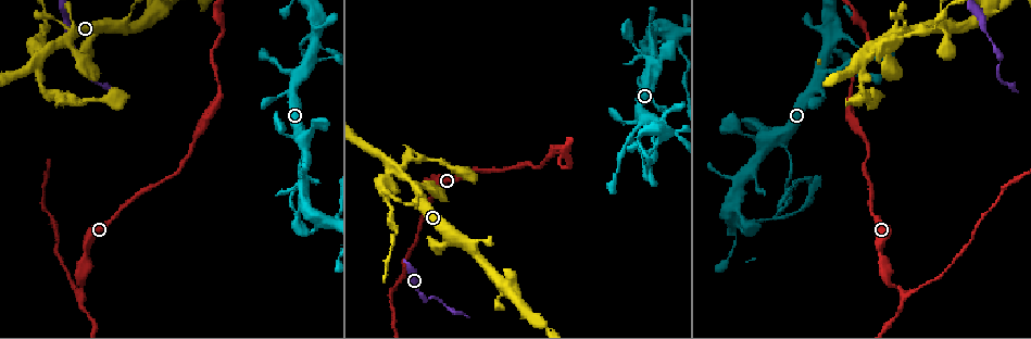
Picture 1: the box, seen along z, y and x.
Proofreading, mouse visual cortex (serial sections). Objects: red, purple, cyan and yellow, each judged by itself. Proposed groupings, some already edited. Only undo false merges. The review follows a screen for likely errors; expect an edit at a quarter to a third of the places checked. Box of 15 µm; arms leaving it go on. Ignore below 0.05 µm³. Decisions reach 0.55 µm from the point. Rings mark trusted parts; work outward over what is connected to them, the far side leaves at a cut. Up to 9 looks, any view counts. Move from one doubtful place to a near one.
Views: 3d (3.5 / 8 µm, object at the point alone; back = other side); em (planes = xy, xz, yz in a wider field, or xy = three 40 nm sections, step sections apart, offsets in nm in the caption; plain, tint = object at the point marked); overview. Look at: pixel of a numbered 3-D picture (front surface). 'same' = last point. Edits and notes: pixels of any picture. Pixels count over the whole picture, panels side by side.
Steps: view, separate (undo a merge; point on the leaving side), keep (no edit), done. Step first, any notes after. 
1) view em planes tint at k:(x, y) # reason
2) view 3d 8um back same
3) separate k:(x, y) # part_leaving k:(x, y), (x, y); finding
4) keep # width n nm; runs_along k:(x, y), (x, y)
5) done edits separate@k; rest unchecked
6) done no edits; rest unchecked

view 3d 3.5um at 1:(834, 69) # a fork

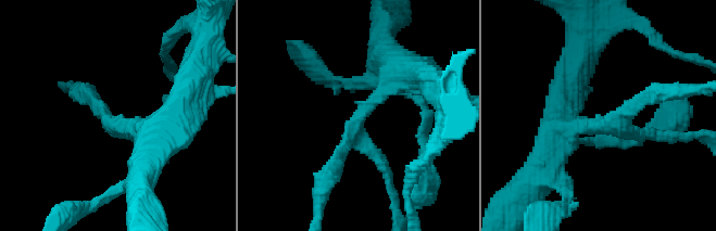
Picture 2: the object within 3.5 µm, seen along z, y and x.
view em planes tint at 2:(608, 124) # arms 3; arm_widths 150, 200, 350 nm; need the tissue

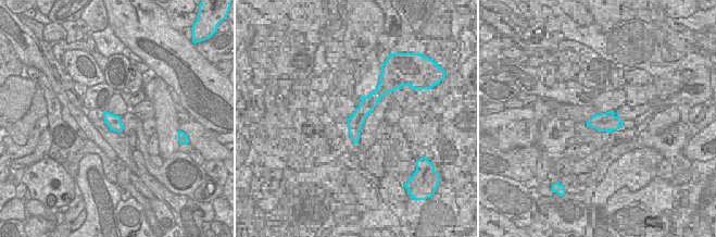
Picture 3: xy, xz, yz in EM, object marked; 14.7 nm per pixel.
view em xy step 2 tint same # another direction

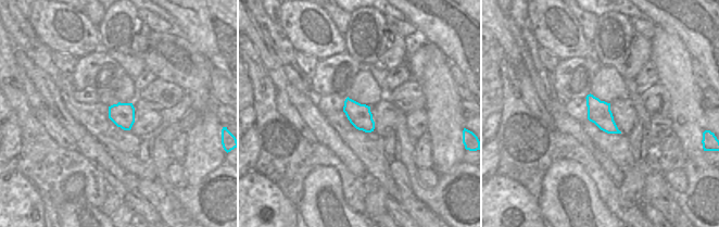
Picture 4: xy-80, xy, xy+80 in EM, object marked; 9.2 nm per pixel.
keep # runs_along 2:(402, 72), (365, 107), (325, 177); continuous, no second cell

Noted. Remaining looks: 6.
view 3d 3.5um at 1:(300, 161) # calibre changes

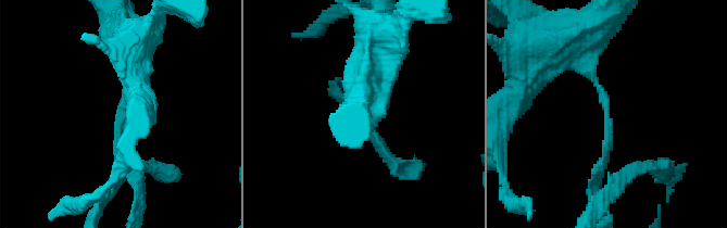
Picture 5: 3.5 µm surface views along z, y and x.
view em xy step 2 tint at 5:(120, 114) # need the tissue

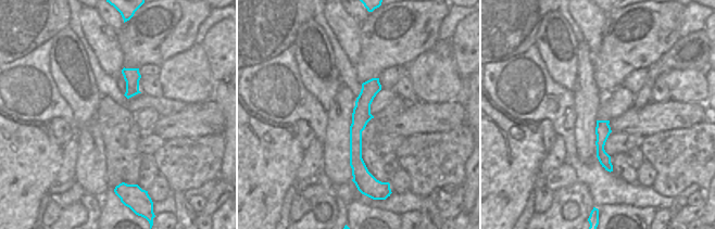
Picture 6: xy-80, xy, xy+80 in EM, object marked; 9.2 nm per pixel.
view em xy step 3 tint same # cut it another way

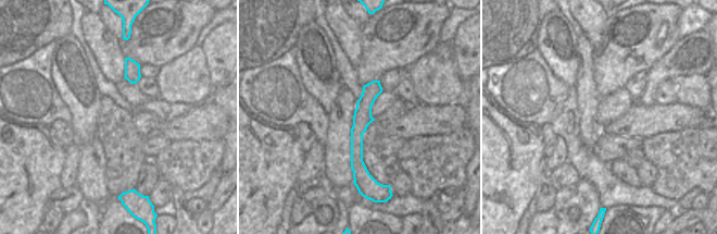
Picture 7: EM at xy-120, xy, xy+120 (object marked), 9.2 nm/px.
separate 5:(120, 117) # part_leaving 5:(598, 85), (609, 118), (598, 181); two cells meet here

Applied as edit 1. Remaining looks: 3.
view overview # see it whole again

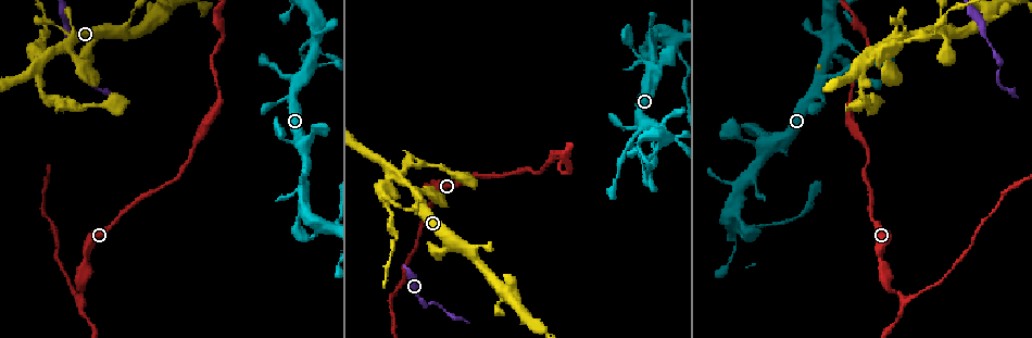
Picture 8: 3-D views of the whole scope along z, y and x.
view 3d 3.5um at 8:(48, 56) # thin neck

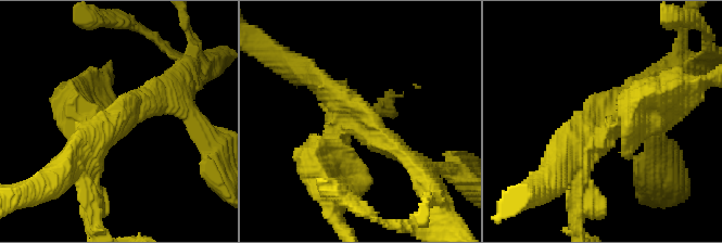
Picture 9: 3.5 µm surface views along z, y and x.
view em xy step 1 tint at 9:(610, 119) # arms 3; arm_widths 250, 350, 400 nm

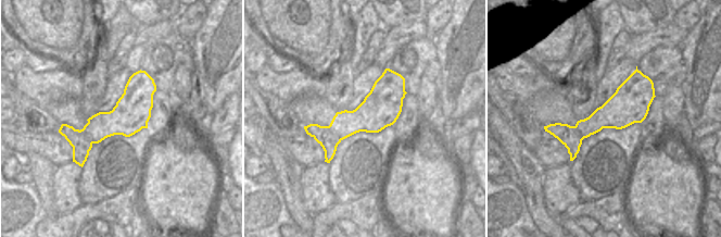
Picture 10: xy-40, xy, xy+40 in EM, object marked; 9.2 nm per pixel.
separate 9:(641, 123) # border 10:(65, 136), (81, 137), (88, 152); a second cell is stuck on

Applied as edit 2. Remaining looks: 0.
done edits separate@5, separate@9; rest unchecked

